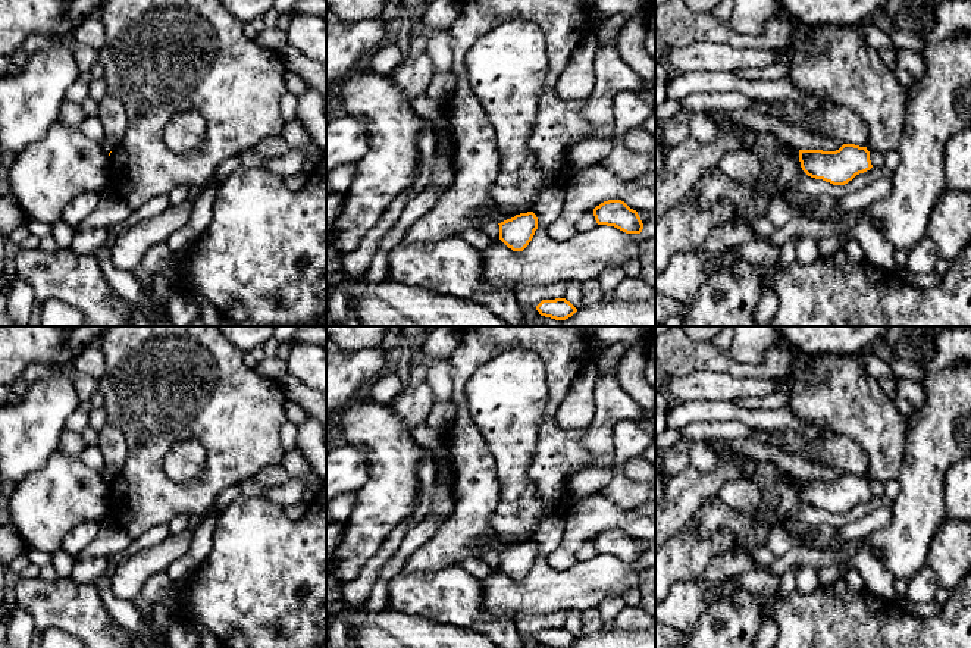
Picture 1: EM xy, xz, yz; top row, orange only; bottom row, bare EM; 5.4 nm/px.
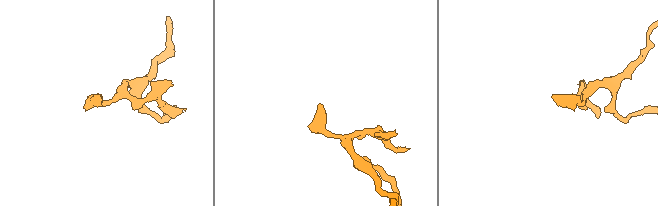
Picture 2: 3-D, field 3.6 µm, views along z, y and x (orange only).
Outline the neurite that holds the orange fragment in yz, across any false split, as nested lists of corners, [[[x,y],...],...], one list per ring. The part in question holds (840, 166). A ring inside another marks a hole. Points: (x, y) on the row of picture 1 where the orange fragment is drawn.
[[[843,144],[836,151],[799,150],[802,170],[815,179],[845,185],[873,168],[867,147]]]

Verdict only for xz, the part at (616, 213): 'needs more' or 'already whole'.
already whole

